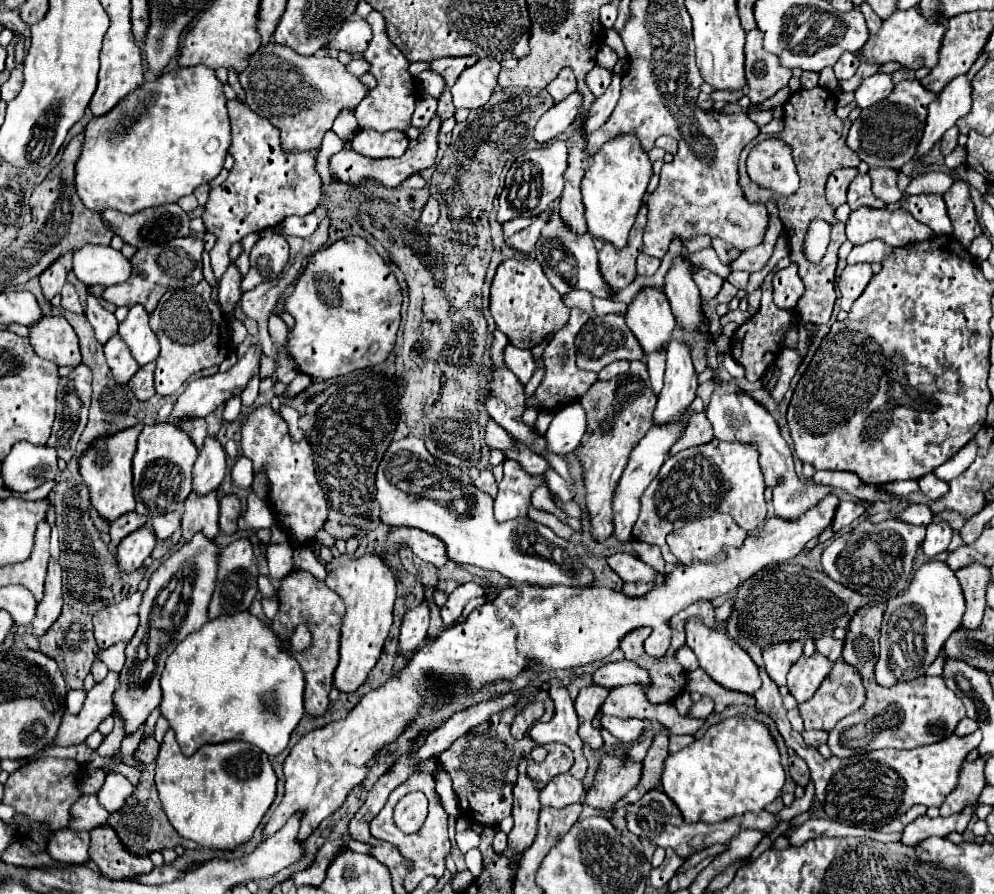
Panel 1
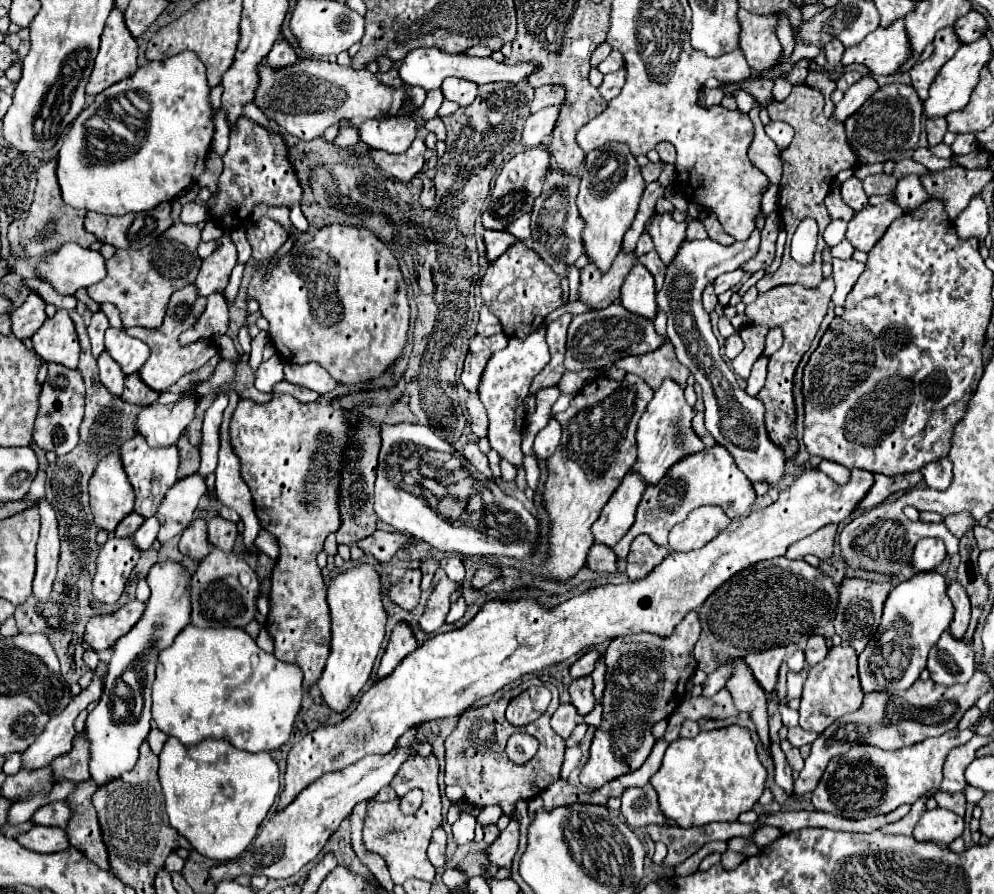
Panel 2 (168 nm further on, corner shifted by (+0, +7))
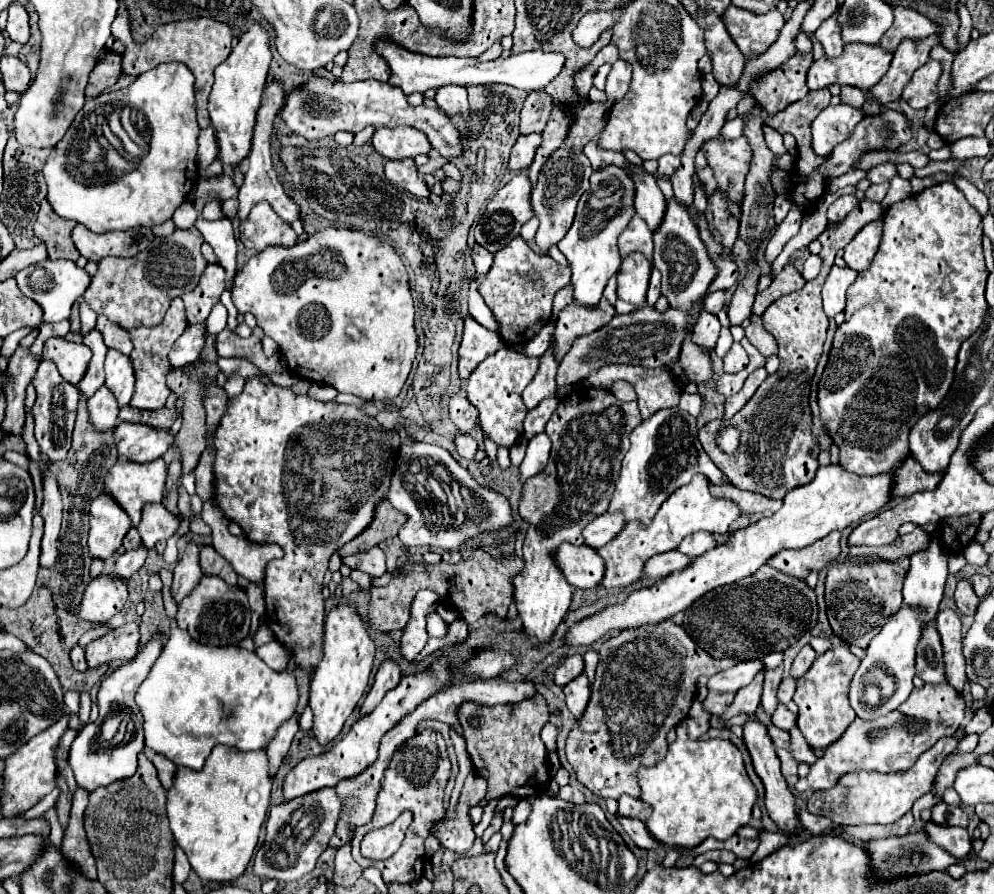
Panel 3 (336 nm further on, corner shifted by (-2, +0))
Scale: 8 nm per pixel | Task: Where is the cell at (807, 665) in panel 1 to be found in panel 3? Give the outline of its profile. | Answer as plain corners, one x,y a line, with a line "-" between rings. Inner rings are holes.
778,705
776,713
772,715
772,723
780,729
792,729
792,727
796,727
796,715
792,711
788,711
786,705

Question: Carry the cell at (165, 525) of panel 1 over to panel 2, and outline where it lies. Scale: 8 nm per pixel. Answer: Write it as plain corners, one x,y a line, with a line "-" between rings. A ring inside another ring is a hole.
152,516
152,518
148,518
148,520
134,532
132,540
134,540
134,544
136,544
136,548
138,548
140,552
152,548
152,542
156,540
156,534
158,534
158,526
160,526
158,518

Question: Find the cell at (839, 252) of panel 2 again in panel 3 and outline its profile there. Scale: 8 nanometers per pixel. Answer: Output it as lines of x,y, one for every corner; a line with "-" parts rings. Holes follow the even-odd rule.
810,255
808,261
802,267
802,275
804,275
806,281
810,281
812,277
816,277
820,273
820,269
822,269
822,257
820,255

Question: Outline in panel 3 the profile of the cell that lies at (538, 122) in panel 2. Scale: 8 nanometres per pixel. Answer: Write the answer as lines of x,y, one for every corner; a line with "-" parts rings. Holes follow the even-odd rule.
540,133
520,135
518,141
516,141
516,145
512,147
508,169
514,169
514,171
526,169
526,167
532,163
534,153
536,153
536,149
540,147
540,141
542,141
542,135
540,135

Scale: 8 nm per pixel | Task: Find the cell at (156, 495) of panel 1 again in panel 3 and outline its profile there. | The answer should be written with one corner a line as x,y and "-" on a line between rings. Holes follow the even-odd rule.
120,459
108,471
104,479
104,491
108,491
126,509
126,513
132,519
132,525
136,525
142,519
144,505
162,503
164,493
166,493
166,479
168,479
168,463
164,459
156,459
150,463
134,463
128,459

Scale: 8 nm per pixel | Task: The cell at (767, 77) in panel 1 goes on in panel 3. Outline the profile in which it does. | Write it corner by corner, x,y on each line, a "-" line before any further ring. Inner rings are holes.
730,5
722,21
734,43
748,59
768,51
768,47
778,39
780,29
784,27
784,17
778,13
778,9
772,9
764,15
754,15

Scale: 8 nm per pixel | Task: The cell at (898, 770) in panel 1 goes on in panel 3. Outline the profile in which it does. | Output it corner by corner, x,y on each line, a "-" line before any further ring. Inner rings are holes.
944,737
934,747
930,747
920,759
906,771
880,773
880,771
852,771
838,779
838,783
828,791
816,791
808,799
808,811
814,815
824,815
836,825
864,825
864,823
894,823
904,813
908,813
918,797
930,791
938,767
946,755
950,755
958,745
956,737

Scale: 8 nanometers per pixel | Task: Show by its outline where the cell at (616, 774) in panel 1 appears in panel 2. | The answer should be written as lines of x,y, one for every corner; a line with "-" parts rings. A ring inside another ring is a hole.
688,612
682,622
674,628
672,636
660,638
644,634
630,634
614,638
606,652
606,688
602,694
602,722
594,732
590,744
588,762
582,766
580,782
596,790
606,782
638,770
656,738
652,736
652,726
670,714
684,700
686,682
696,670
694,644
700,636
700,620
696,612

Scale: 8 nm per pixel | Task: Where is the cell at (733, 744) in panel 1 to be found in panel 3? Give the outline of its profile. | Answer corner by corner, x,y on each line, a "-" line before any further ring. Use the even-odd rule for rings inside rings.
684,721
676,727
676,731
678,731
678,739
668,747
666,757
654,767
640,769
642,801
650,803
654,809
650,819
646,821
648,831
652,831
652,835
660,839
662,845
666,847
696,847
706,837
716,837
716,839
732,837
742,825
748,825
752,817
752,807
758,799
756,787
746,773
744,757
740,749
728,739
692,741
686,735

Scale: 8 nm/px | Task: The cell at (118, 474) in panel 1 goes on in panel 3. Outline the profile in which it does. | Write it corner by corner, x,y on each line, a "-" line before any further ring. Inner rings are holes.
100,493
90,503
90,555
108,561
110,555
122,545
122,539
130,527
132,523
128,515
124,515
114,497

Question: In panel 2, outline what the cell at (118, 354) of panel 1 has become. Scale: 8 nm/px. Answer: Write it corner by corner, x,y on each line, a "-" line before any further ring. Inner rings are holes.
102,352
98,358
98,376
100,382
104,384
104,388
116,398
122,396
124,390
124,374
120,370
120,366
108,356
108,352

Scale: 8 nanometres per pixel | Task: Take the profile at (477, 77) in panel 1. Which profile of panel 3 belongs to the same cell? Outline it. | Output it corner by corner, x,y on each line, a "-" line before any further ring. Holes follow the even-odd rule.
440,87
436,91
436,103
446,115
462,115
468,111
468,91
466,87

